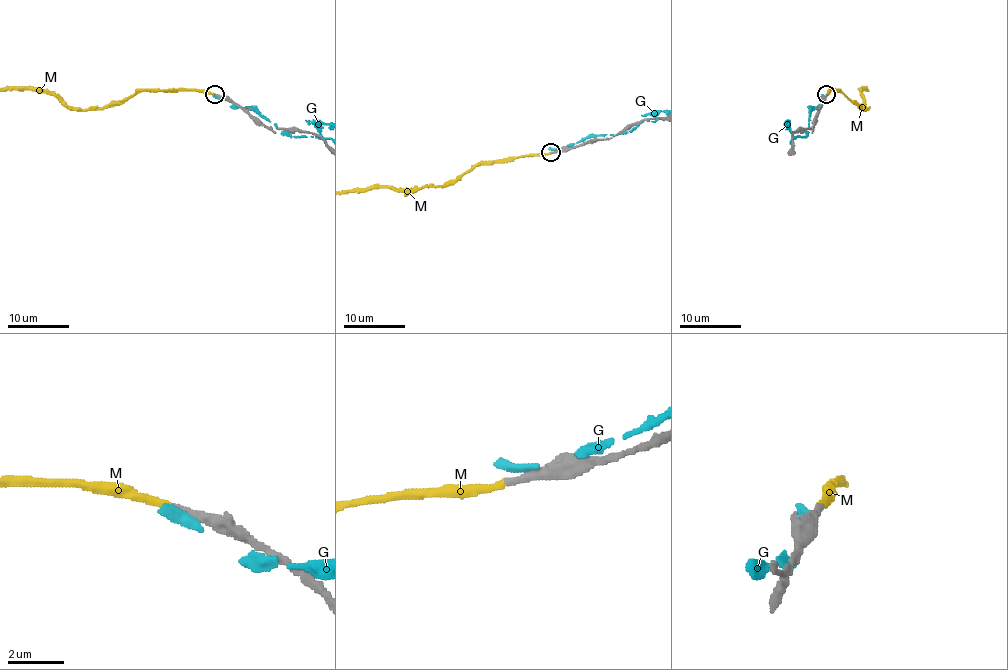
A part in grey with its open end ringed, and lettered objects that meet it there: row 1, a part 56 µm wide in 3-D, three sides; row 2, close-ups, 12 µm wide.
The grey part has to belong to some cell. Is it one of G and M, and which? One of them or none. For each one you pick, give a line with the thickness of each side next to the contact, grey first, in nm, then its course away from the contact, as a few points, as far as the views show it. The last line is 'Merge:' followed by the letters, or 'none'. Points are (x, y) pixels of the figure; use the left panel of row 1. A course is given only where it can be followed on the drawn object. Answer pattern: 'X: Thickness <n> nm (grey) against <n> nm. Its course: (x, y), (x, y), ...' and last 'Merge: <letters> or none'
M: Thickness 280 nm (grey) against 260 nm
Merge: M

